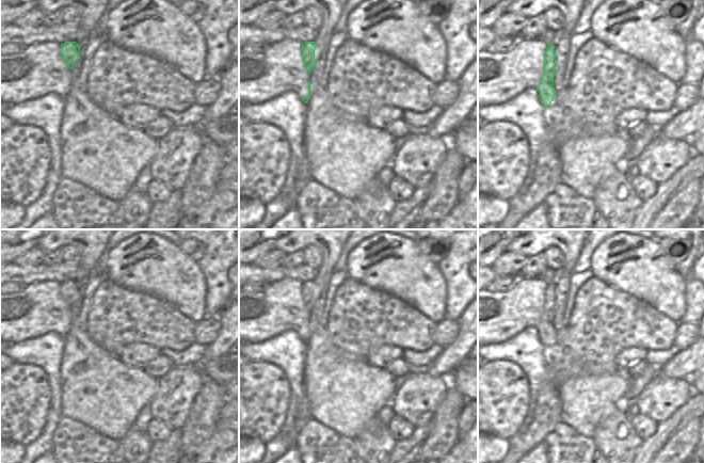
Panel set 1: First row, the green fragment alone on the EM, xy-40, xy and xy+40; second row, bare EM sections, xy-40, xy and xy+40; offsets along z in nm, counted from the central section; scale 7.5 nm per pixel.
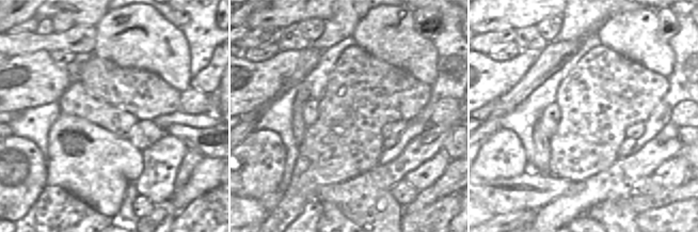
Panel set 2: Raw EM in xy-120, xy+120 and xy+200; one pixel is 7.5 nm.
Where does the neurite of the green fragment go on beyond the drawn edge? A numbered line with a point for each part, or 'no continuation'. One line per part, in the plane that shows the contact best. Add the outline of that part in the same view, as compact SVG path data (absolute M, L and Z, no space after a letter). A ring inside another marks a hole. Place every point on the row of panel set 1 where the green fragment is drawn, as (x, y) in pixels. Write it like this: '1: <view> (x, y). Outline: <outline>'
no continuation

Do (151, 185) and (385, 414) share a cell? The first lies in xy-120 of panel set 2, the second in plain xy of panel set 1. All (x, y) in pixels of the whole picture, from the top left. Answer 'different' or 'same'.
different

